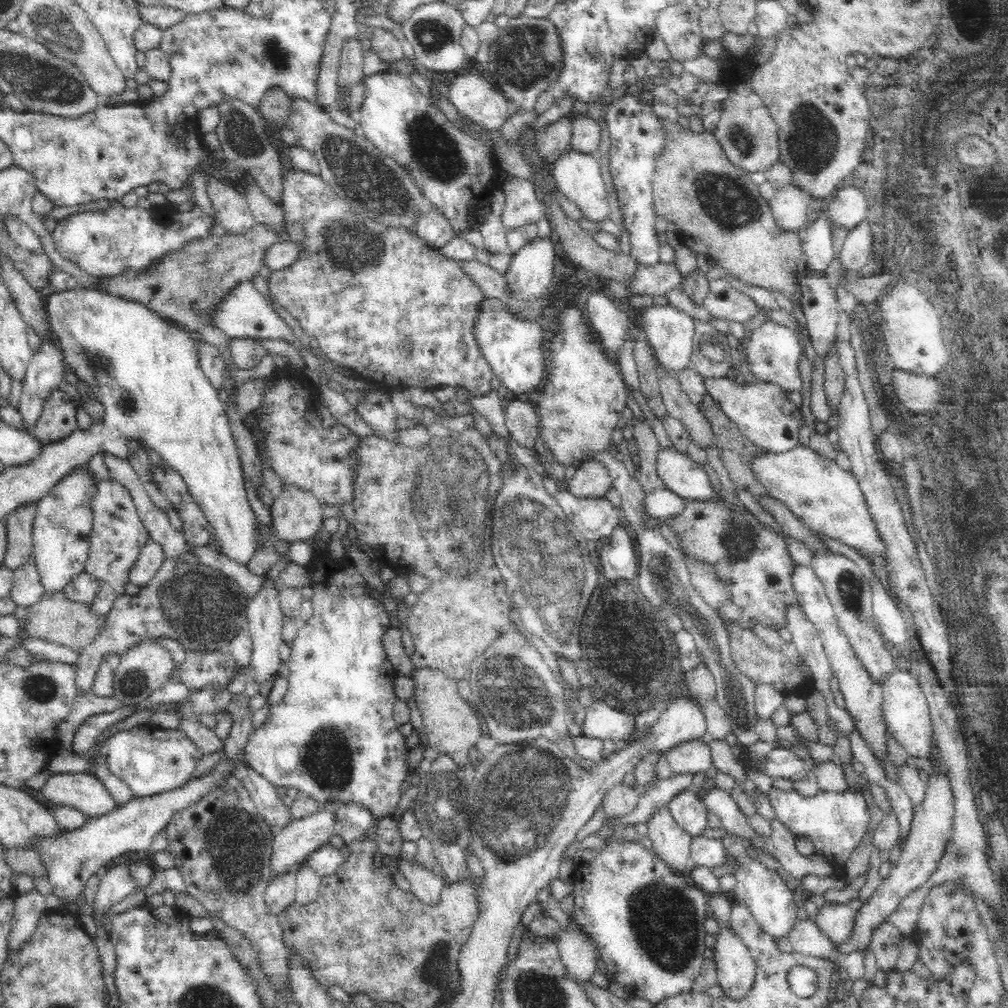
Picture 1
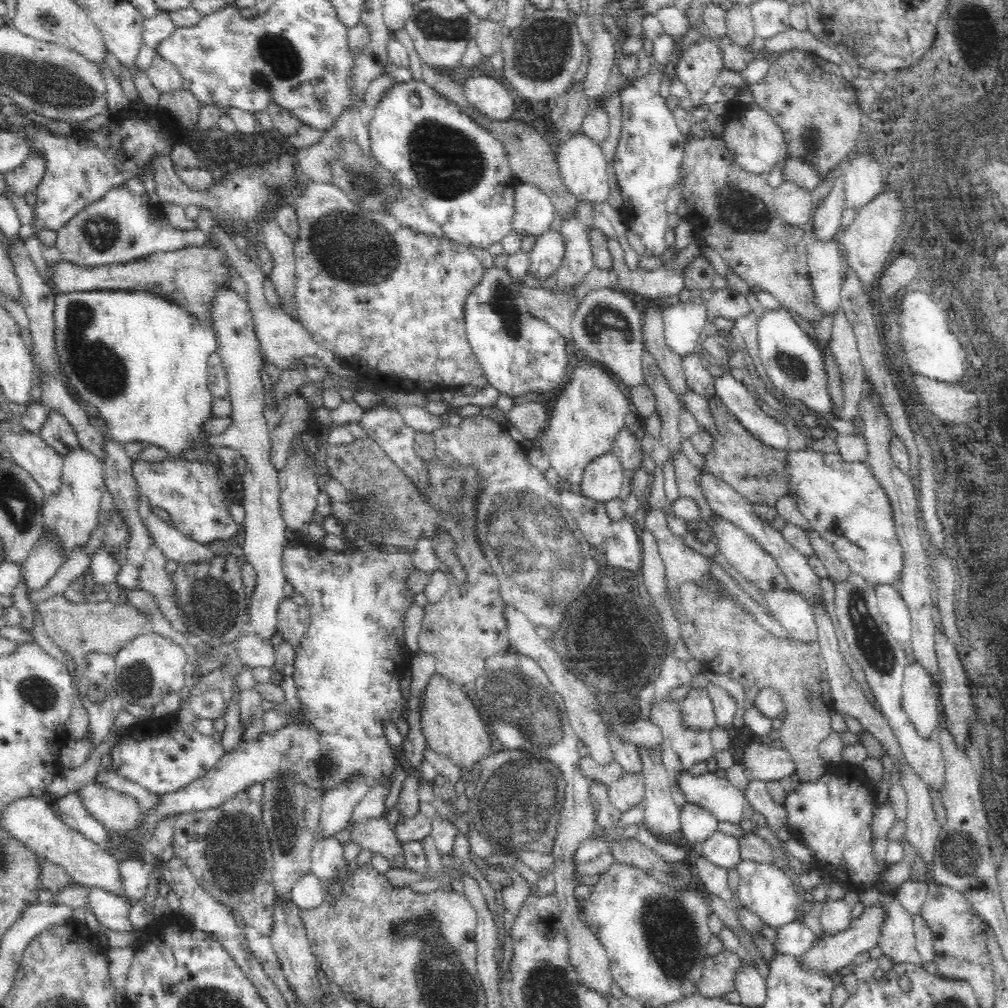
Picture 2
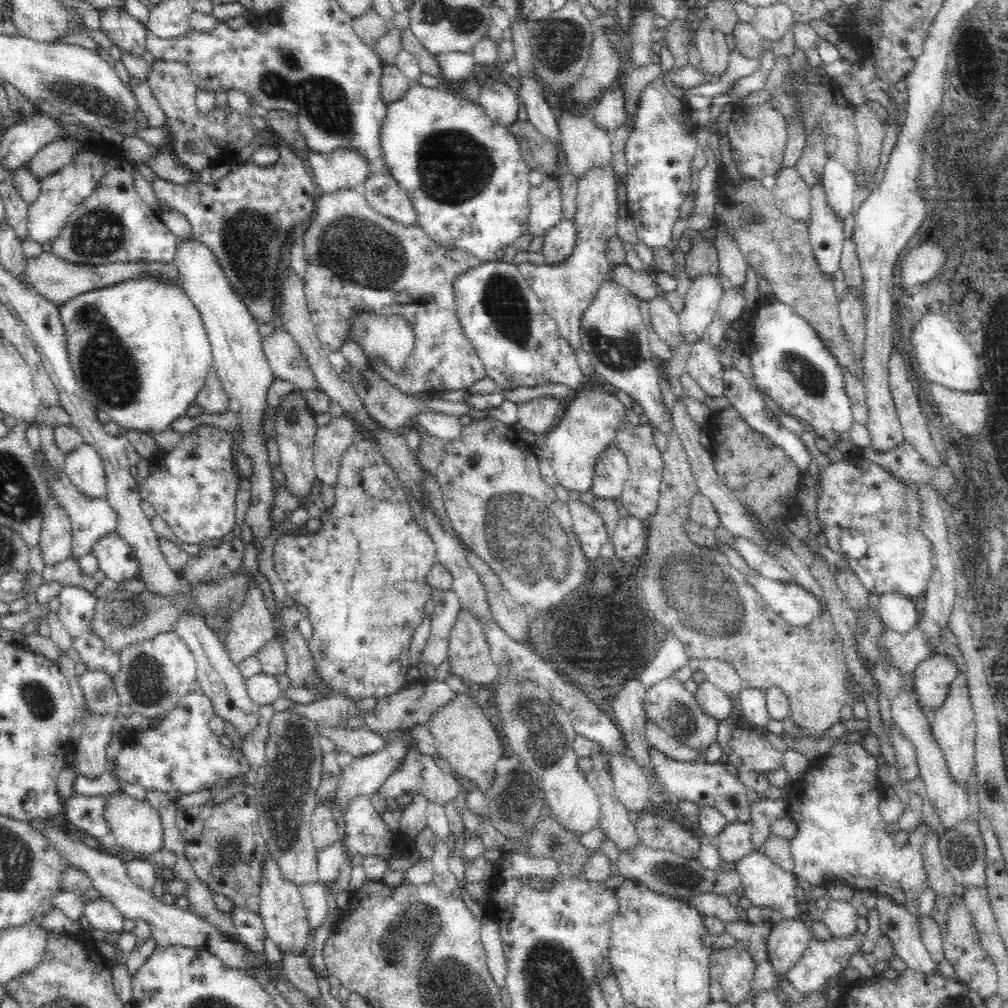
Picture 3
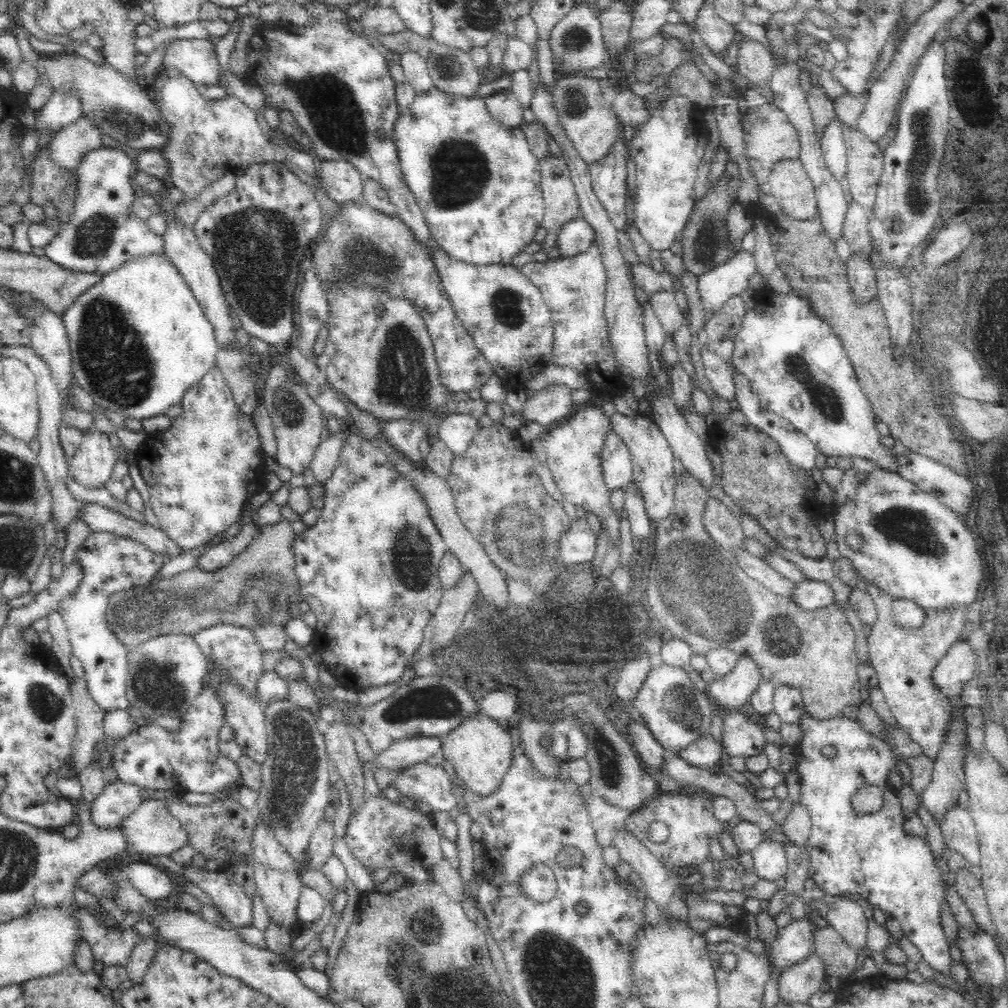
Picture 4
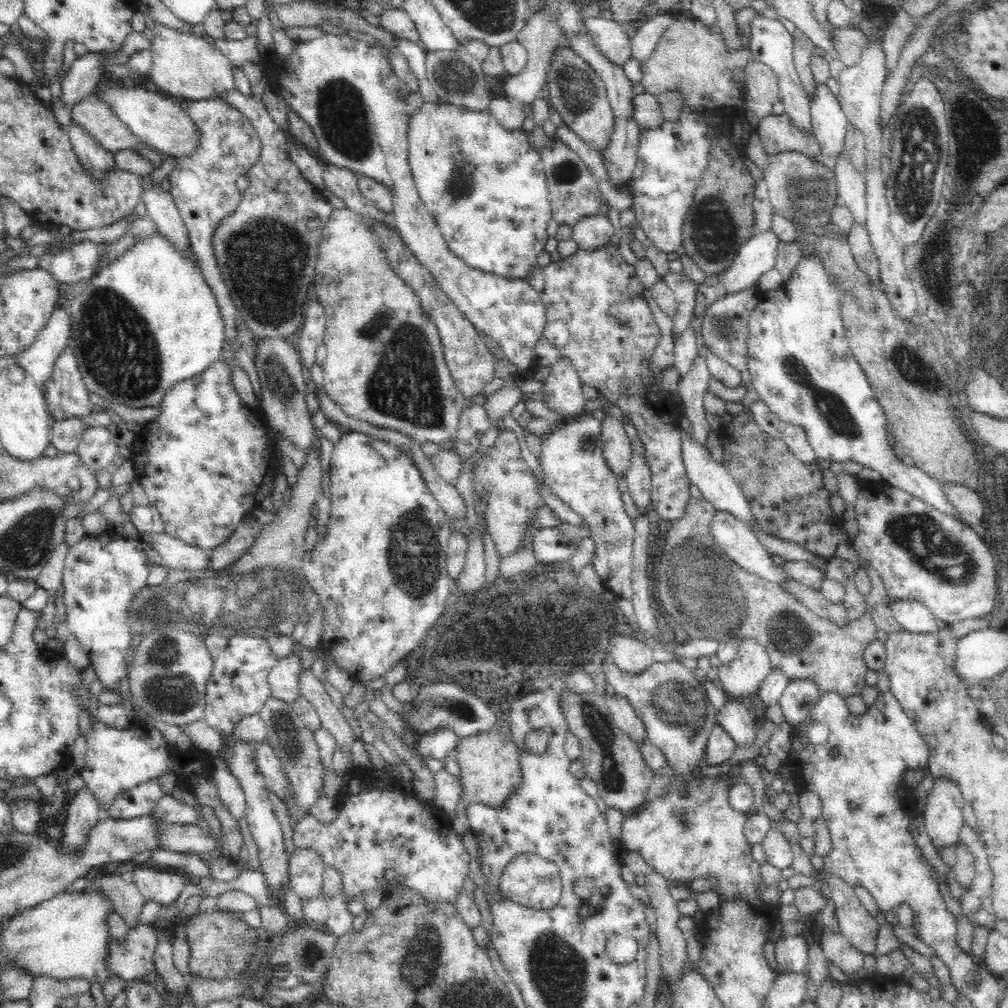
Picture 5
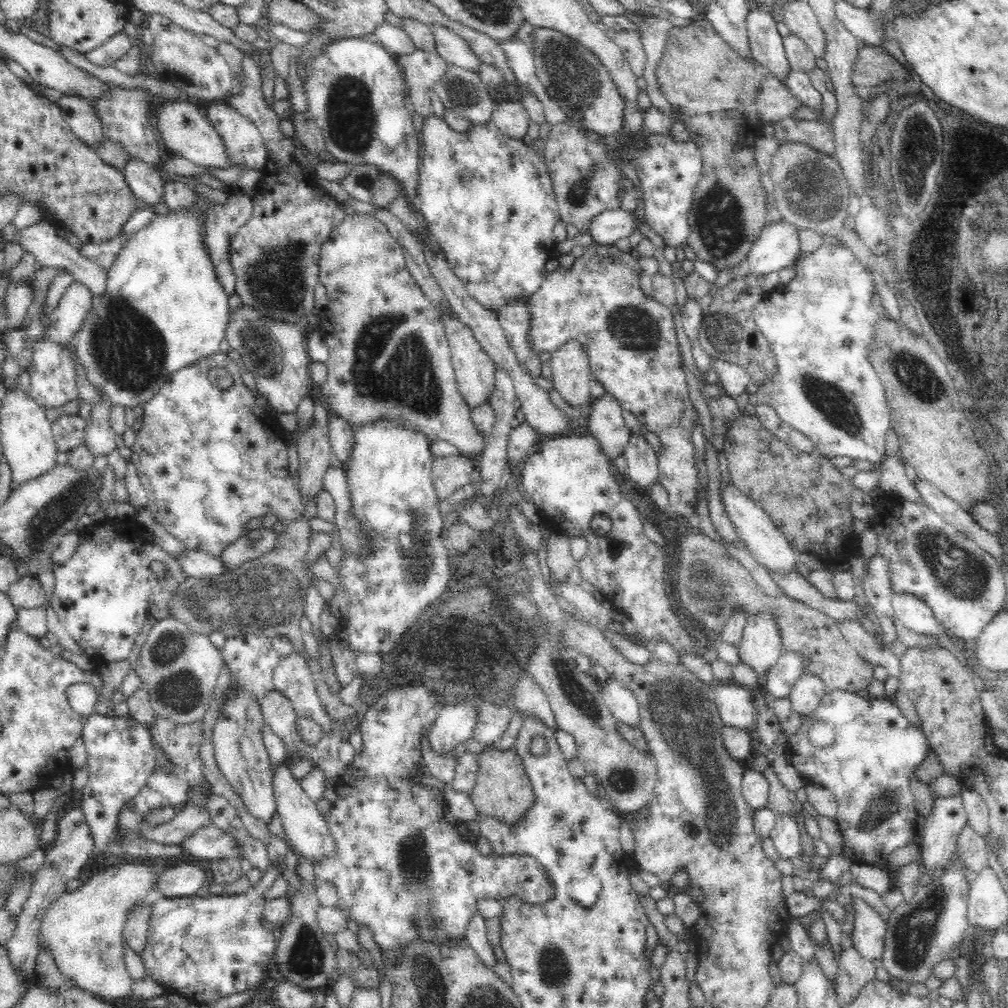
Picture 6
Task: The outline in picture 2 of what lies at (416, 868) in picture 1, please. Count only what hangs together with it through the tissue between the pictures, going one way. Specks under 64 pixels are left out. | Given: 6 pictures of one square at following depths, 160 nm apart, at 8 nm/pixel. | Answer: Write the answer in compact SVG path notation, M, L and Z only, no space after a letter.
M384 817L372 818L368 822L352 826L350 840L358 844L360 850L379 852L388 859L391 867L408 870L403 843L398 840L395 831L387 825Z

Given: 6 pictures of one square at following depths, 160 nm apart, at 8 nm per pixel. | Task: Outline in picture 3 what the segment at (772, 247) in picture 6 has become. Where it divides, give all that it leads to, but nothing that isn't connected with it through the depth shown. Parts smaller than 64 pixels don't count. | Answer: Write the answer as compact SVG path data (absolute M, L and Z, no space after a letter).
M704 274L693 279L685 296L684 308L677 314L682 342L693 345L703 340L722 291L724 288L718 281L718 275Z

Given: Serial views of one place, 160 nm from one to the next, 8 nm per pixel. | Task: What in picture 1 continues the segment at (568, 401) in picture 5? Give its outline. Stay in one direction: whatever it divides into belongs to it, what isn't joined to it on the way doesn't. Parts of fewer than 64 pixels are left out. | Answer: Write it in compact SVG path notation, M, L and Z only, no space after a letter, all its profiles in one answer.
M514 399L504 406L503 413L511 440L520 448L533 450L539 436L539 418L534 406Z

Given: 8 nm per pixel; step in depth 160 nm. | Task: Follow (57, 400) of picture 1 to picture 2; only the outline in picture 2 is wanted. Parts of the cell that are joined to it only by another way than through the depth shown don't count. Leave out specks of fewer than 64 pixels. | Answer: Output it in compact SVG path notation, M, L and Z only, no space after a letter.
M48 409L46 420L39 430L43 441L62 456L78 448L77 432L61 410Z

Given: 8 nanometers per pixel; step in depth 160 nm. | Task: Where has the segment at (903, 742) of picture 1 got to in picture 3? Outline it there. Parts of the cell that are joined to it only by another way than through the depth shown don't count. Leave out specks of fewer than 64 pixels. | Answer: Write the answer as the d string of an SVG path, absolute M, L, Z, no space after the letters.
M948 653L932 654L922 659L911 674L914 697L920 710L930 719L945 701L948 685L959 669L952 654L948 657Z

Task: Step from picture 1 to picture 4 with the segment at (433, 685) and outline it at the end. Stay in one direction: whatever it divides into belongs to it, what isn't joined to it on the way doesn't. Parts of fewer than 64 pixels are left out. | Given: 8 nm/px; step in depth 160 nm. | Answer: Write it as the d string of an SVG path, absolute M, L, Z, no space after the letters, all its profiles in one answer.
M482 711L468 715L462 722L439 736L440 752L452 764L460 784L472 794L488 796L498 789L513 760L510 734Z

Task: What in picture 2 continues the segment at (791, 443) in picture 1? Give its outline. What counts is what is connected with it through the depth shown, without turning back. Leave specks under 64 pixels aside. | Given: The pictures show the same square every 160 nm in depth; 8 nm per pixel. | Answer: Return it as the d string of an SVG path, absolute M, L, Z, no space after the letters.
M724 373L715 377L714 386L715 395L758 442L774 450L788 450L788 429L762 411L742 381Z

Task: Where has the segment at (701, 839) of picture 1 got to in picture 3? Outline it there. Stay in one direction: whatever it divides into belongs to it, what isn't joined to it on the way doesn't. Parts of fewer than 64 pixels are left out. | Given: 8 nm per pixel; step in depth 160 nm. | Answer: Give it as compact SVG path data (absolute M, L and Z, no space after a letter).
M728 823L712 840L721 862L732 864L753 851L749 837L750 823Z

